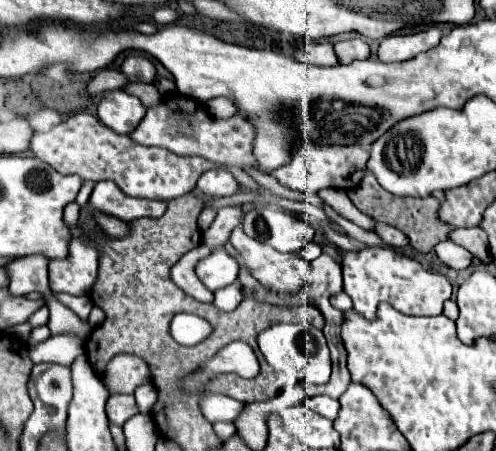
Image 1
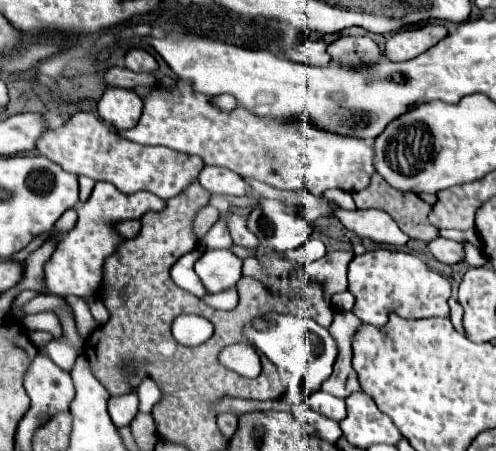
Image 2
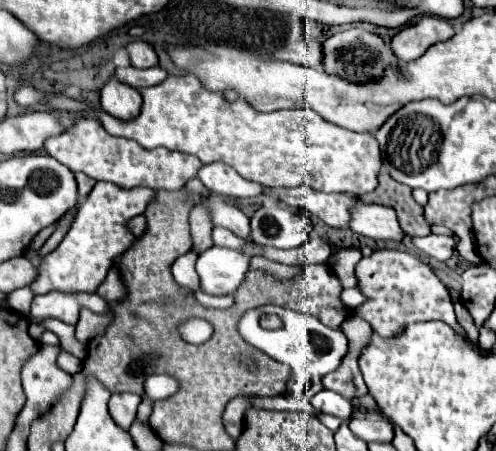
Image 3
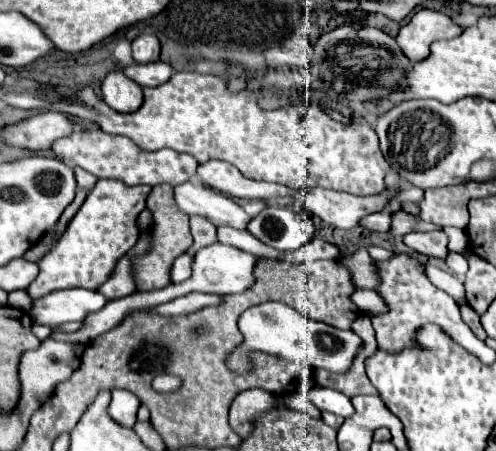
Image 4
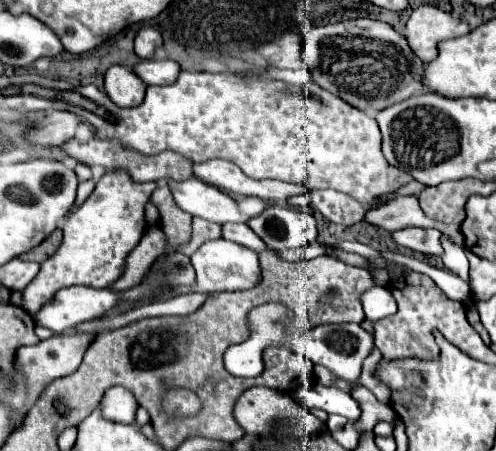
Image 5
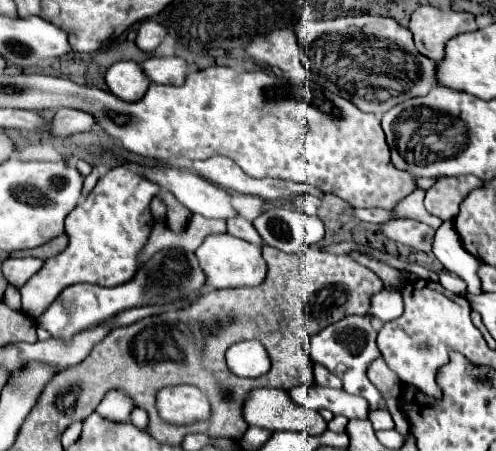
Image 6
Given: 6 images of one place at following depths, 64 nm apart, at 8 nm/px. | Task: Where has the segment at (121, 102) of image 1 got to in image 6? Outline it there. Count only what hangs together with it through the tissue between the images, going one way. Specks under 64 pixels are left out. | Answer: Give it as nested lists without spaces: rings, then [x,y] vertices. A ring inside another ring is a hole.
[[[116,62],[106,70],[106,86],[108,90],[124,102],[136,102],[144,96],[150,82],[140,72],[140,64],[136,62]]]

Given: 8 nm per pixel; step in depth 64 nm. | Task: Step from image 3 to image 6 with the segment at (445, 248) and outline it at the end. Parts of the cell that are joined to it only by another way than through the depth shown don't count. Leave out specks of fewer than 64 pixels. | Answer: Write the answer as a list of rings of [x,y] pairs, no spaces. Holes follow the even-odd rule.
[[[390,220],[388,224],[382,224],[382,232],[400,244],[406,244],[414,250],[422,252],[432,252],[434,244],[434,230],[422,222],[416,220]]]

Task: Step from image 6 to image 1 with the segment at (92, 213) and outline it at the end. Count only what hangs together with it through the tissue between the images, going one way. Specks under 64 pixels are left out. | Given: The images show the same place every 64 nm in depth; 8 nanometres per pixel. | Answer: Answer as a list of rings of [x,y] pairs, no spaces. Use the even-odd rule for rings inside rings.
[[[102,180],[94,186],[90,202],[84,210],[88,214],[92,214],[92,210],[102,210],[110,216],[130,222],[136,218],[160,218],[166,210],[166,202],[124,196],[124,192],[116,184],[112,184],[110,180]],[[78,236],[70,242],[70,256],[66,260],[52,260],[48,264],[52,292],[66,292],[72,296],[86,296],[96,280],[98,250],[88,246]]]

